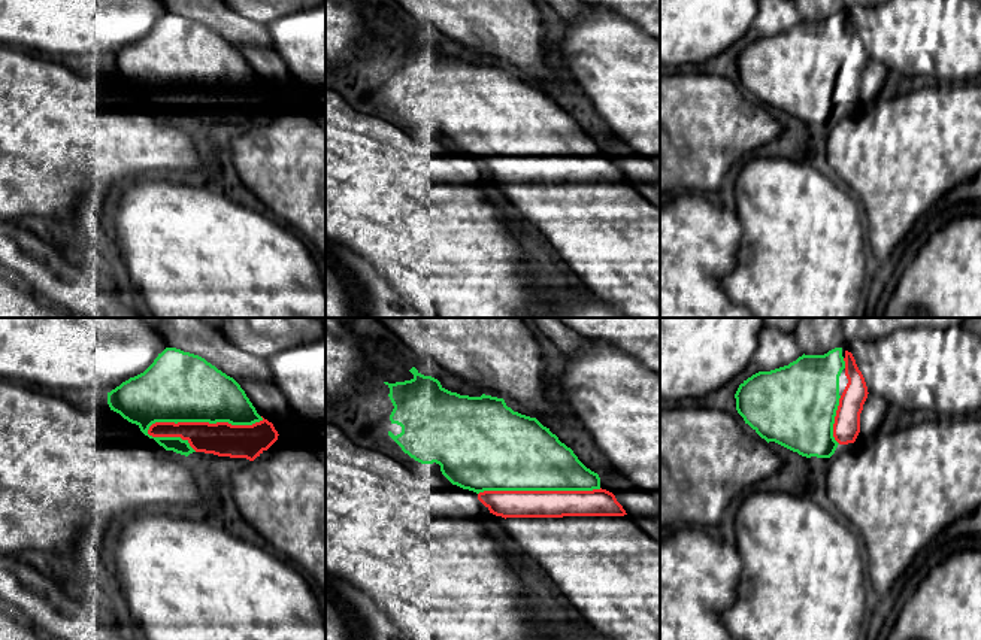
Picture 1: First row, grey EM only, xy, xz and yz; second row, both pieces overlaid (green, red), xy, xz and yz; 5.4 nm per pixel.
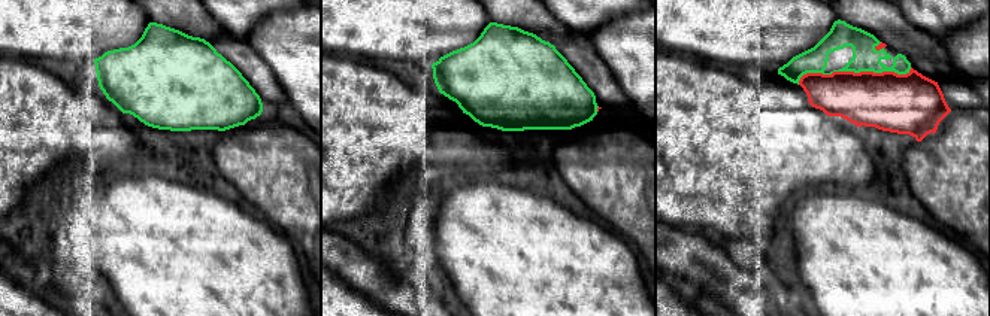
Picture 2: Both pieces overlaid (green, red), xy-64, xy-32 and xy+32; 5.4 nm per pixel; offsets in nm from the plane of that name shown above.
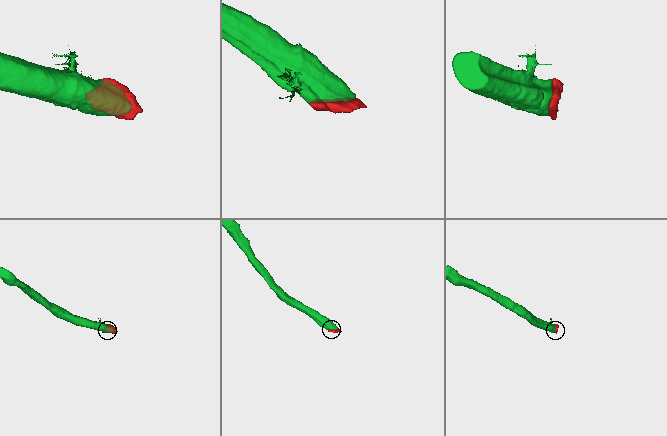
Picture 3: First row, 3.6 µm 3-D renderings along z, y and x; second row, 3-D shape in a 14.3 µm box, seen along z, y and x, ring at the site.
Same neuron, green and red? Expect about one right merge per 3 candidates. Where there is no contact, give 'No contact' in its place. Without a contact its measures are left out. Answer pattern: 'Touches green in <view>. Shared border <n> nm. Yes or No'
Touches green in xy. Shared border 650 nm. Yes

